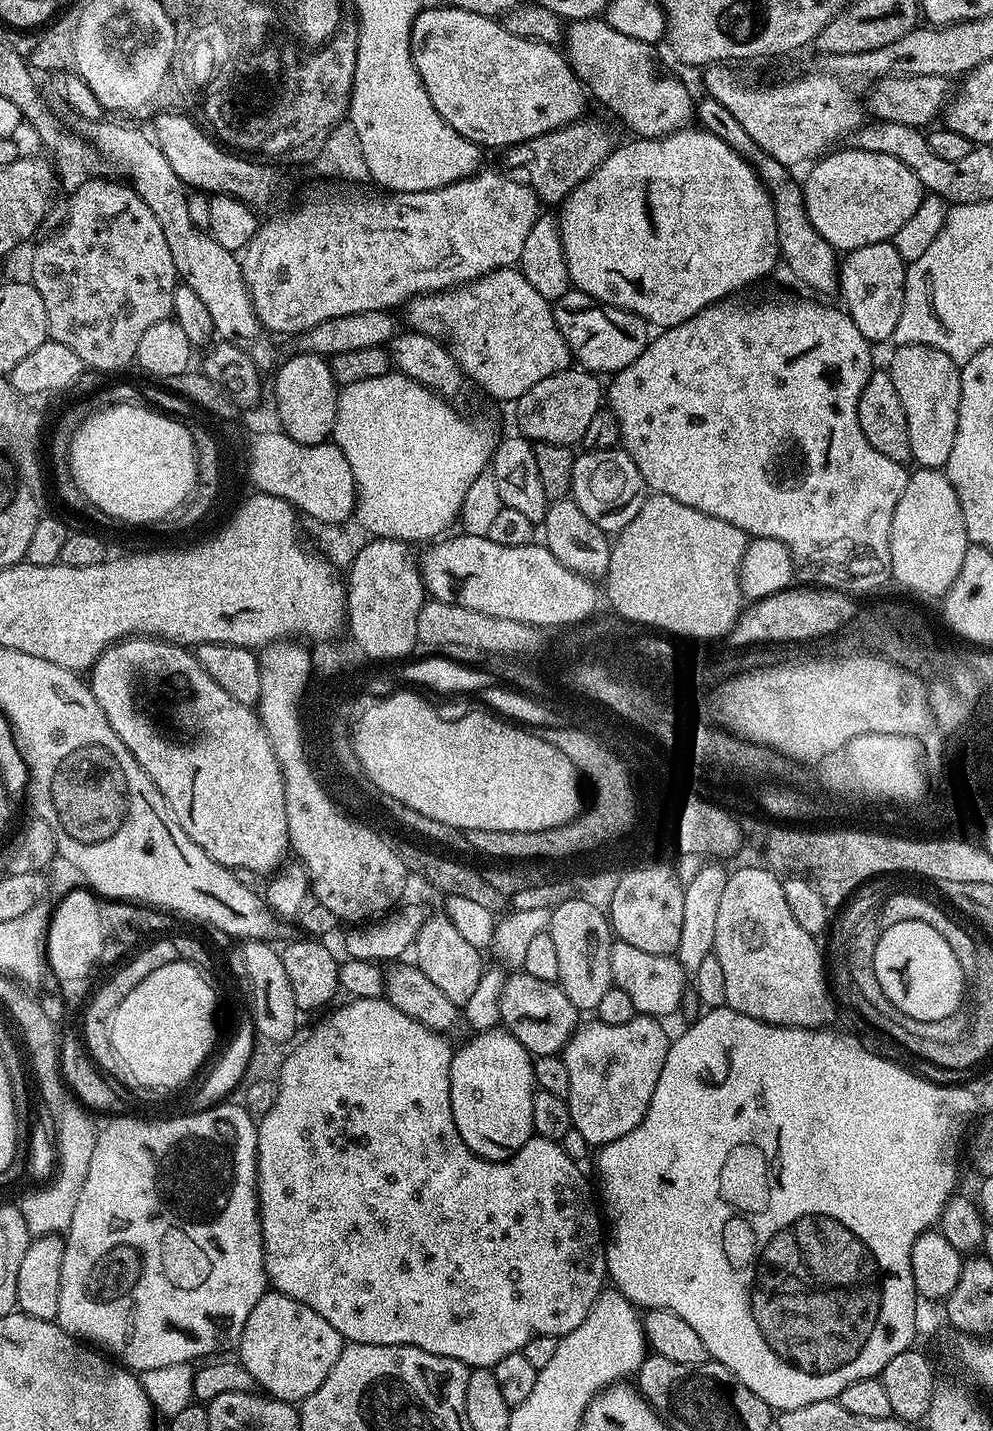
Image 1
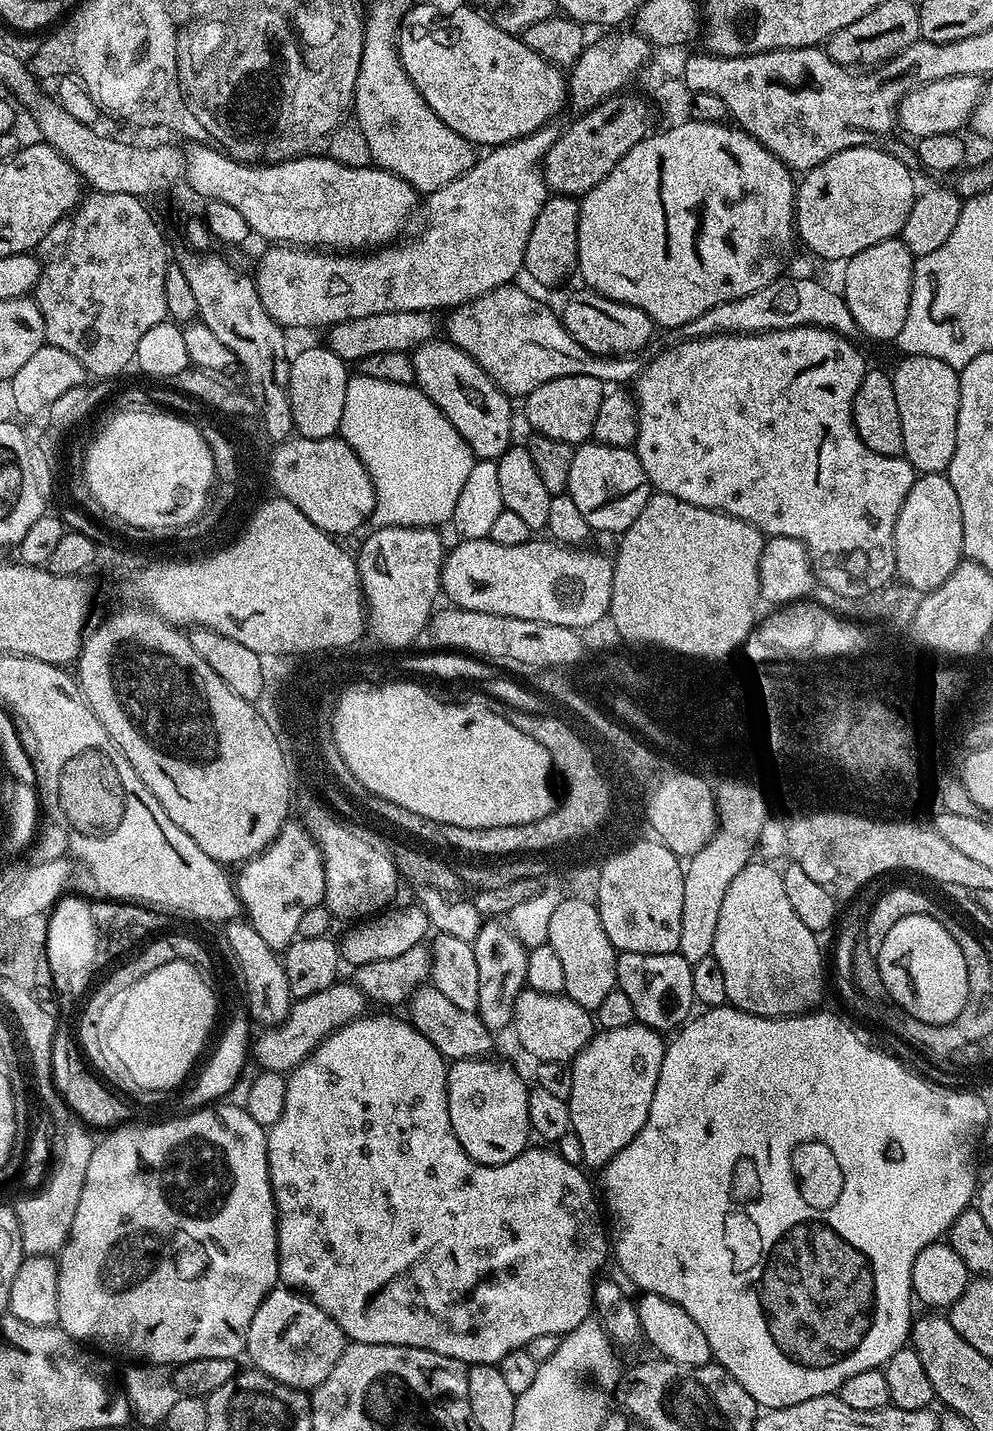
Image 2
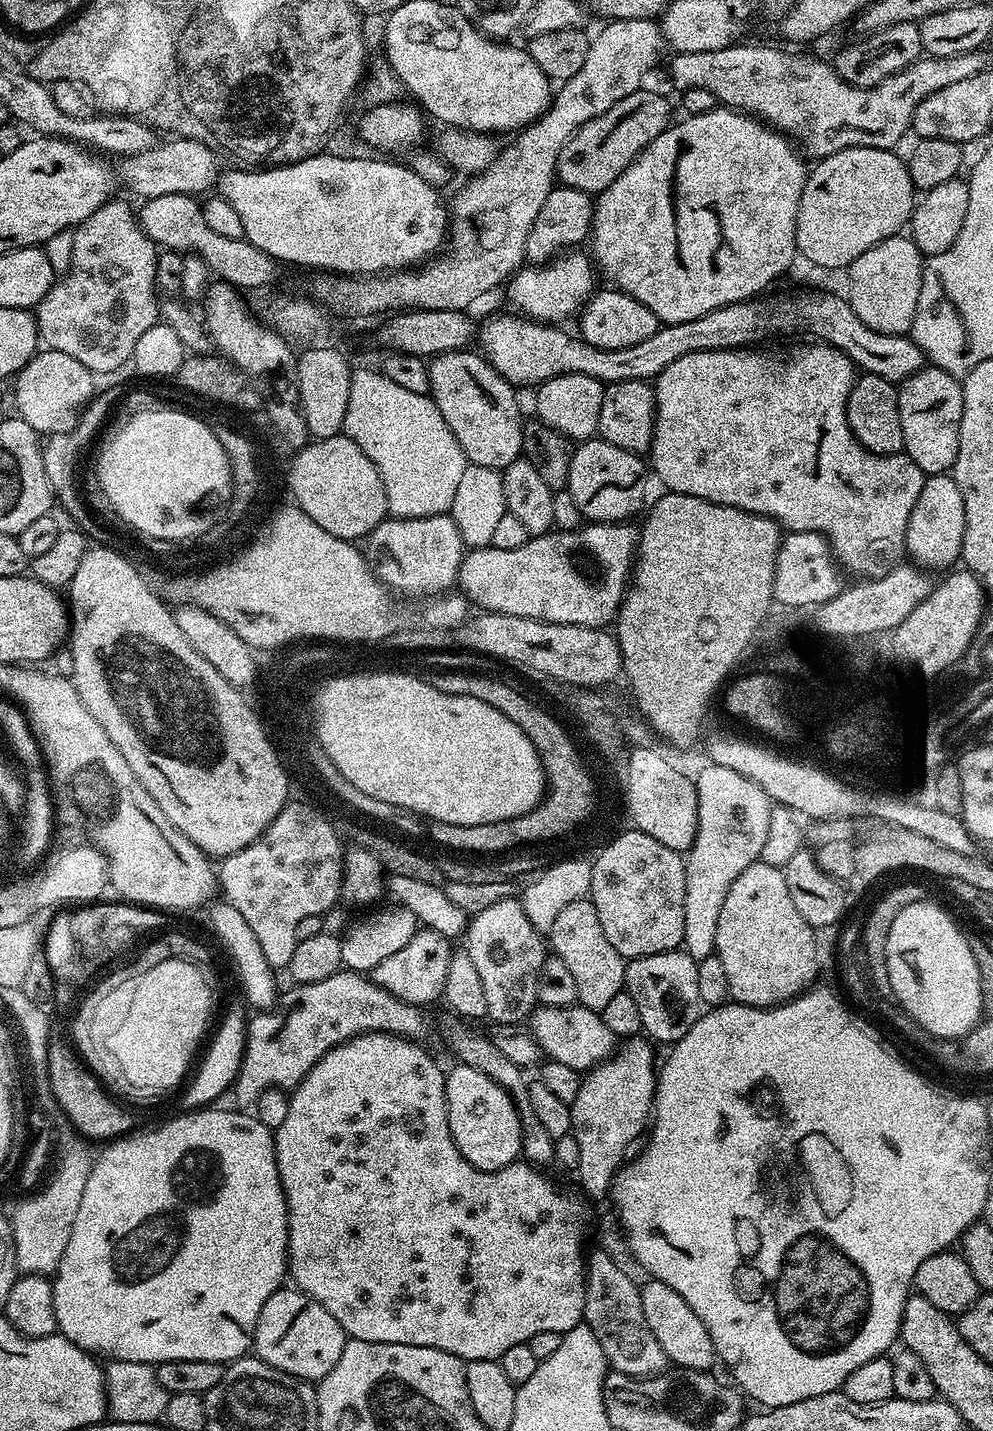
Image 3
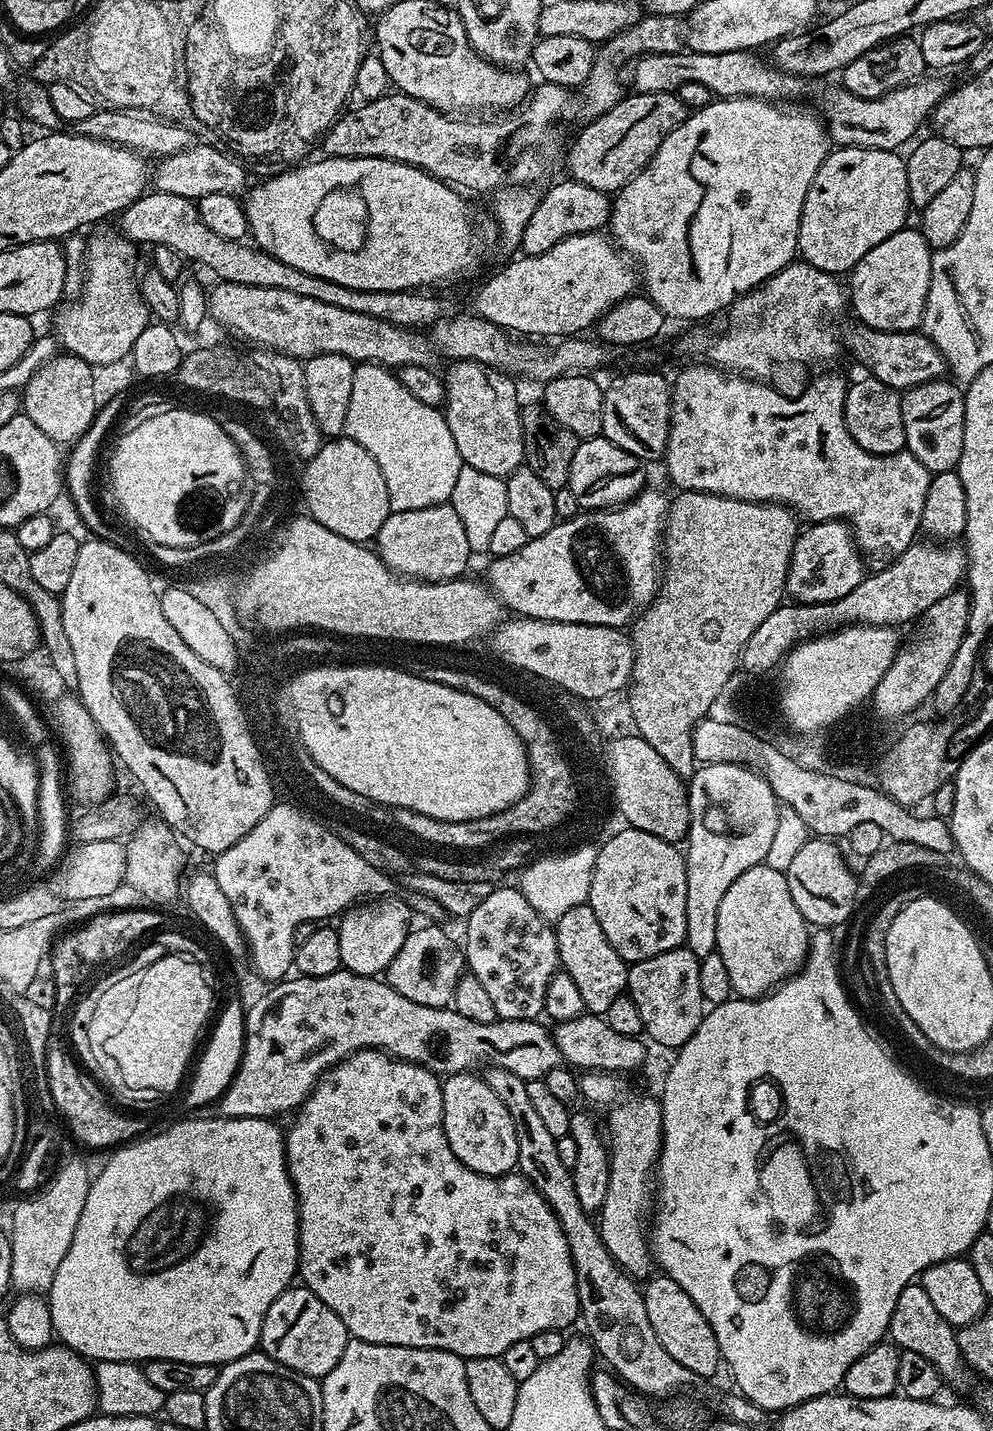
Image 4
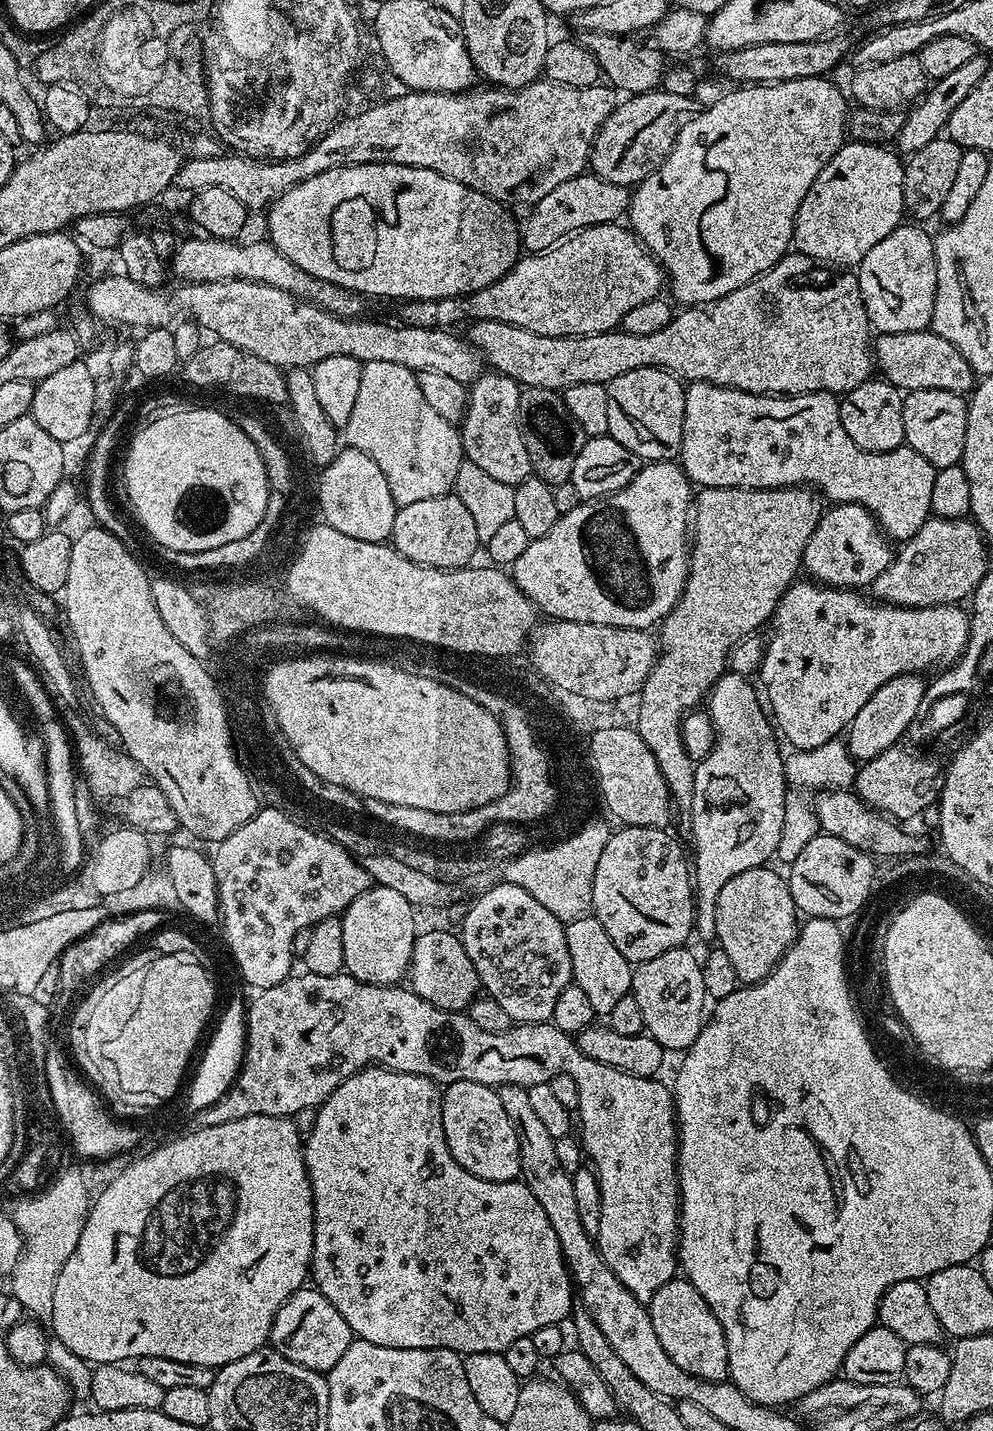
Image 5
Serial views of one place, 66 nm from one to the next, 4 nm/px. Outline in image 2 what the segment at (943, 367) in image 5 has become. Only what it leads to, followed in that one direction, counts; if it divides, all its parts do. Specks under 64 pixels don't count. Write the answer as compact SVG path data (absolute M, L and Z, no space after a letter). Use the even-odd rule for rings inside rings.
M791 274L770 282L770 286L762 290L754 290L754 294L746 294L742 298L722 302L706 310L704 316L682 325L678 332L681 337L697 340L700 336L777 332L783 328L800 328L804 324L812 324L816 328L830 328L849 338L855 337L858 332L844 297L837 289L835 292L816 280L803 280L802 277ZM517 286L496 288L493 292L482 294L468 304L461 304L447 313L447 339L459 346L463 352L468 352L482 370L506 393L509 398L523 398L530 395L542 382L550 382L554 378L566 378L586 374L590 378L598 378L605 386L628 386L640 375L642 360L639 355L631 356L599 356L586 346L579 344L570 333L564 329L561 317L556 316L540 300L535 300L528 292L523 292Z

